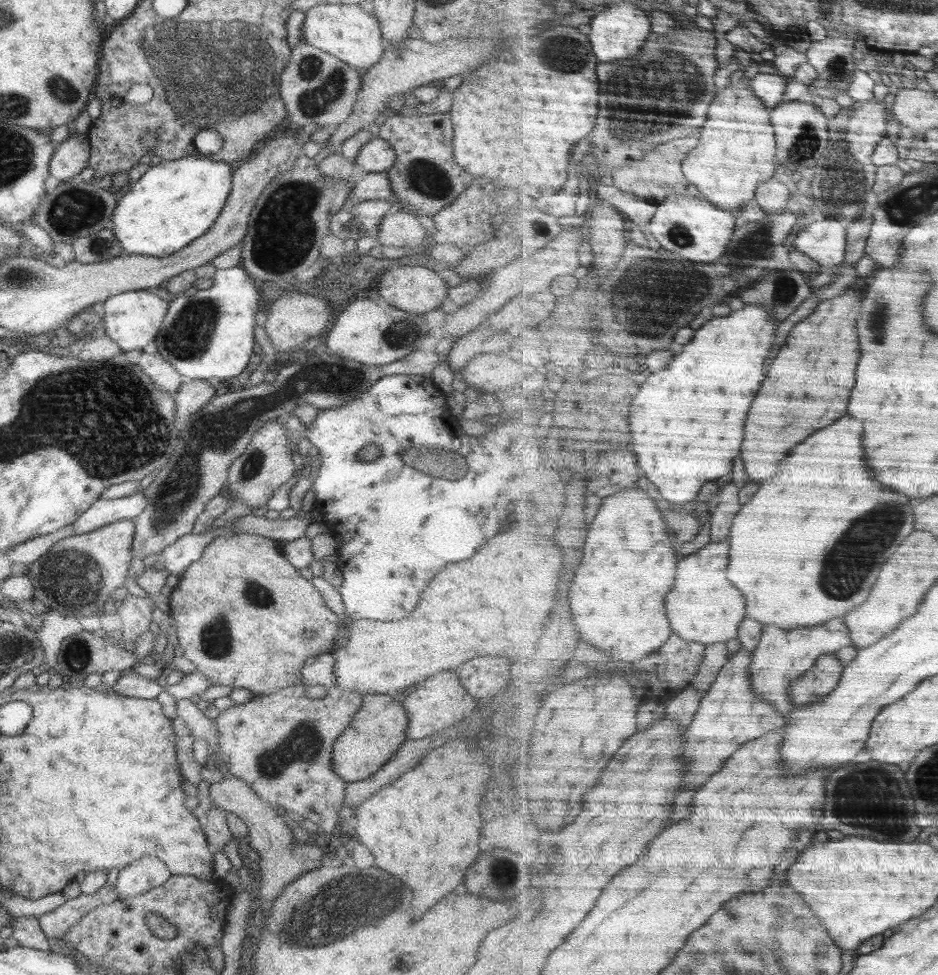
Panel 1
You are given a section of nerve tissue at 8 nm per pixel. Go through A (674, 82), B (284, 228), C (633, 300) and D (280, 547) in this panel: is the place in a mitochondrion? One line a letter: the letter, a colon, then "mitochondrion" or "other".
A: mitochondrion
B: mitochondrion
C: mitochondrion
D: other

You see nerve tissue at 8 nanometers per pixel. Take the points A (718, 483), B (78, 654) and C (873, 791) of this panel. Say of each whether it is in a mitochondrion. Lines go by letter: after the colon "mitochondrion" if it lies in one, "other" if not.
A: other
B: mitochondrion
C: mitochondrion

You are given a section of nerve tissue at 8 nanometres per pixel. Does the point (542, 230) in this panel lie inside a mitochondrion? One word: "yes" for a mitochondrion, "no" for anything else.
no

